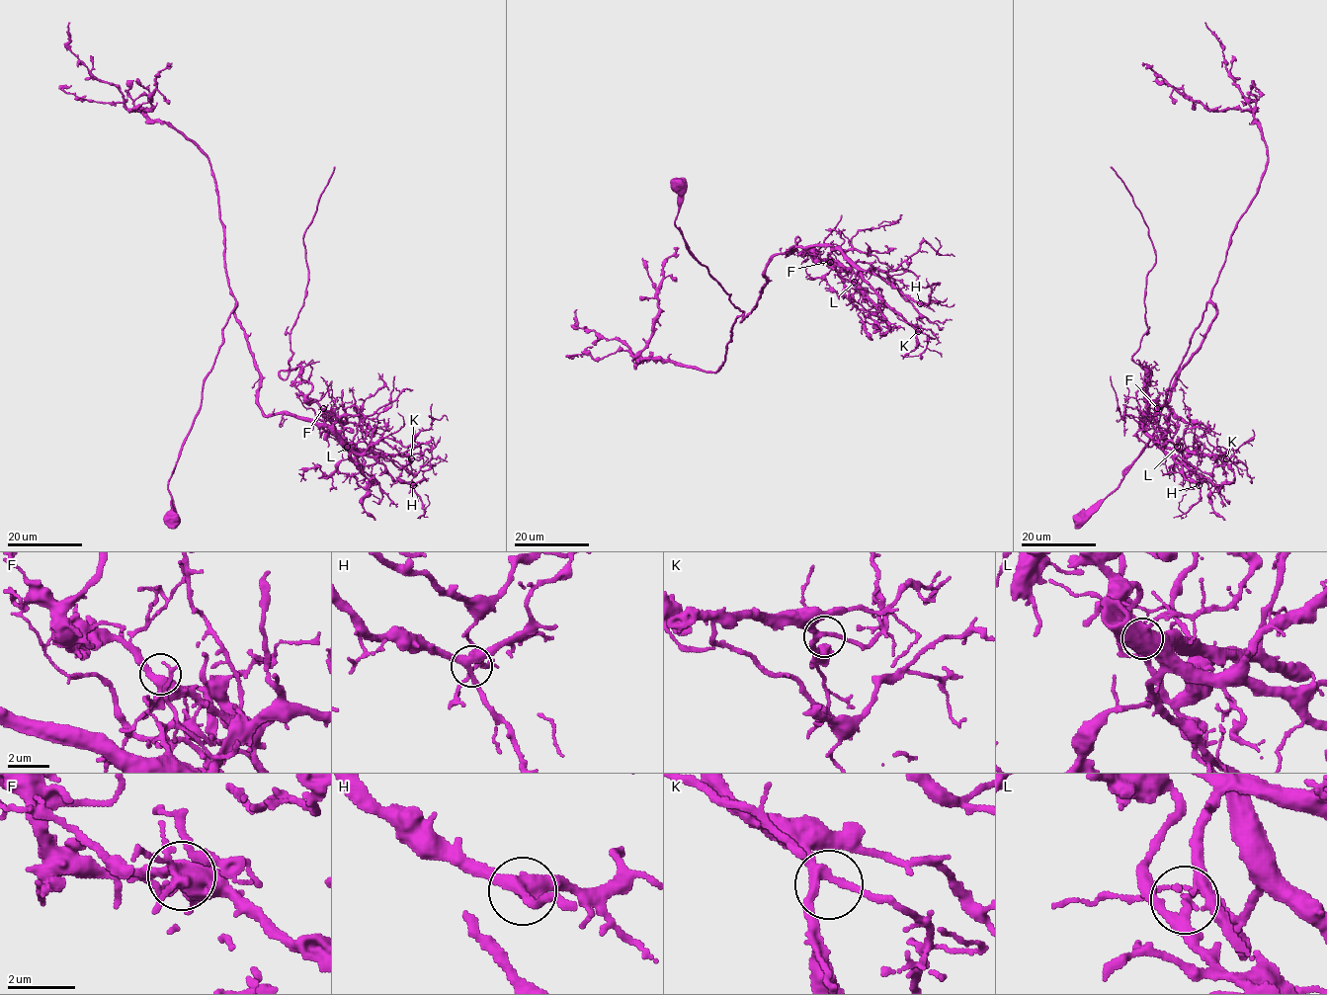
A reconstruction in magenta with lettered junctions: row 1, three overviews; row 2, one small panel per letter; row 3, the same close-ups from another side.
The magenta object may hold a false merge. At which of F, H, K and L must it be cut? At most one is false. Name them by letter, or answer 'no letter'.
L

